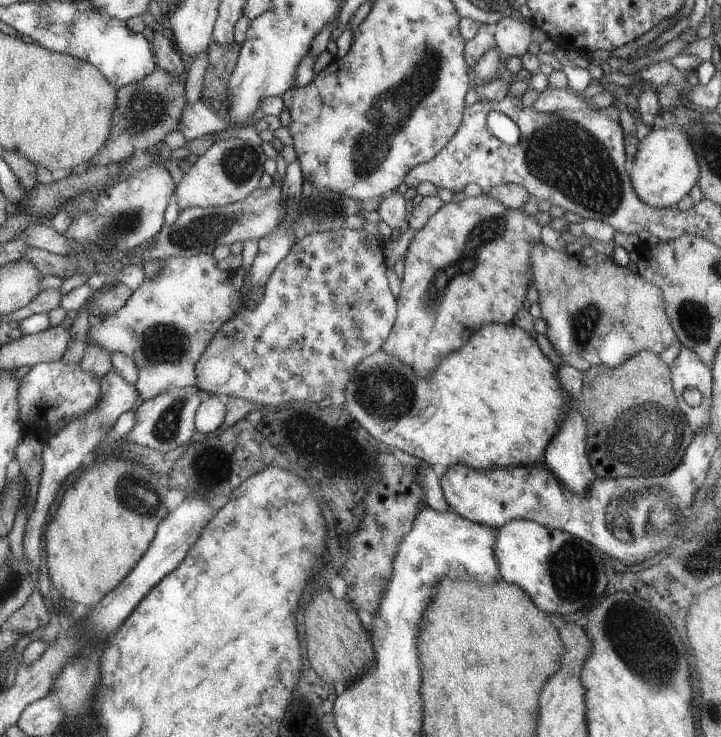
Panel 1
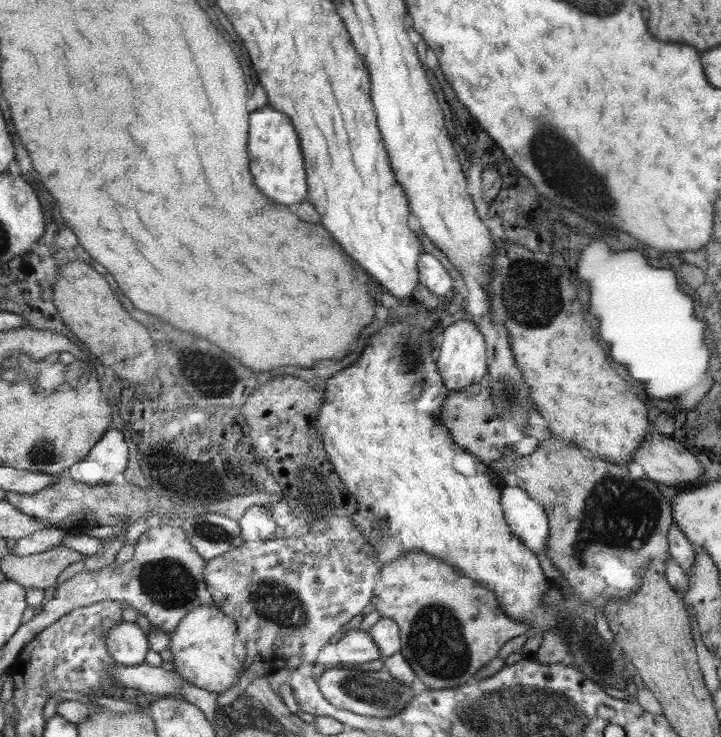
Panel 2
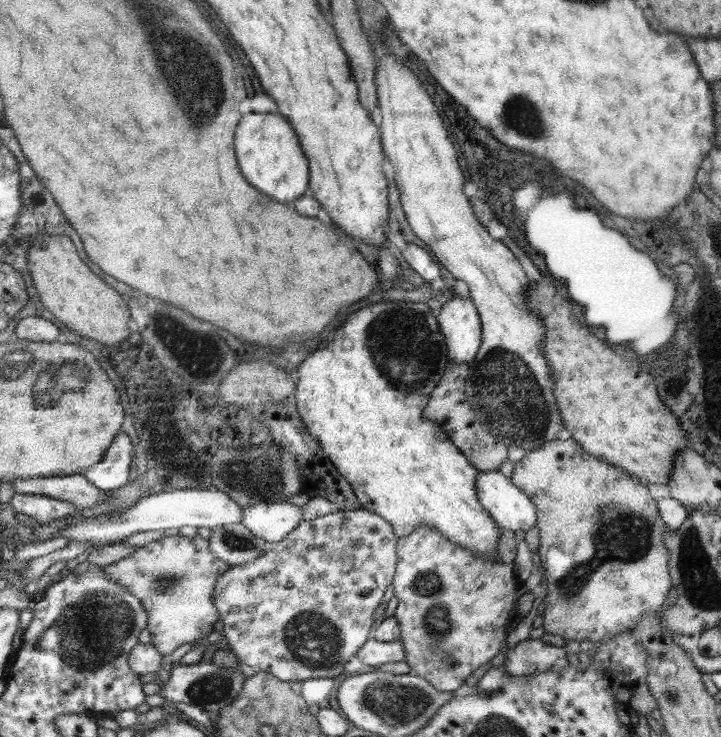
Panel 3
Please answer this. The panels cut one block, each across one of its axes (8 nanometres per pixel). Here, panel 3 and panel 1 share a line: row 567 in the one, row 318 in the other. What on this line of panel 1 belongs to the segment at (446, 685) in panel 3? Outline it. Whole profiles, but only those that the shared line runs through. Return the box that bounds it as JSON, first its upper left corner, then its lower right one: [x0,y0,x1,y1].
[381,195,542,378]

